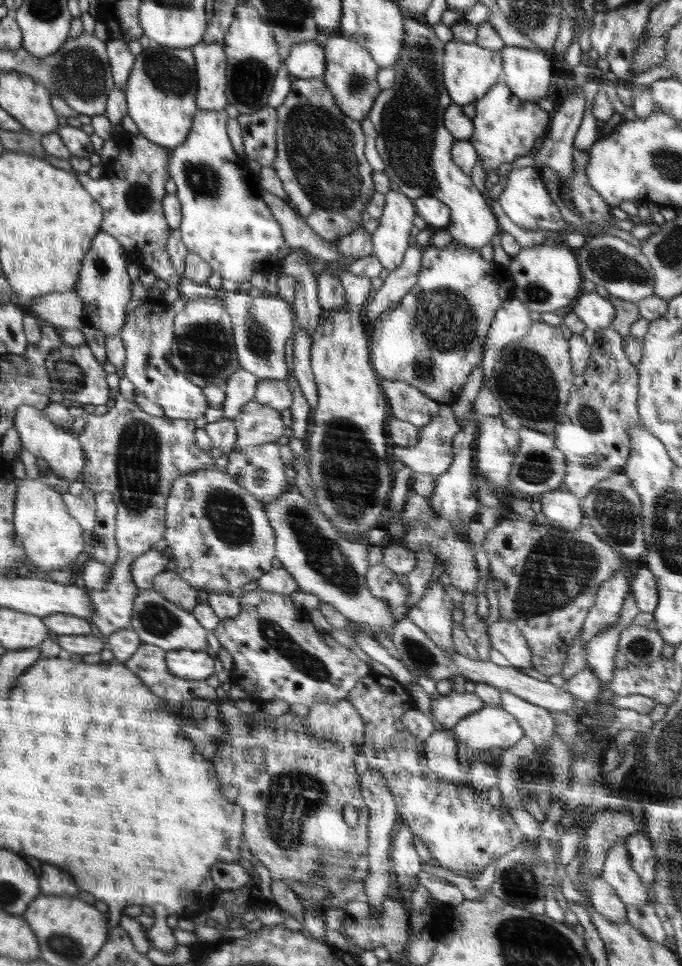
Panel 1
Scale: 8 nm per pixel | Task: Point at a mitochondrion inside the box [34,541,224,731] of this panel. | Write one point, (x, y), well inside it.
(158, 620)

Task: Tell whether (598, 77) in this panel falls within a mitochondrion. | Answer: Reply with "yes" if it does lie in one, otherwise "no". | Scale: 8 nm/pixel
no

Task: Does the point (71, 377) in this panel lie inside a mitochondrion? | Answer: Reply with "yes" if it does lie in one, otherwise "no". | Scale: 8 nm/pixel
yes

